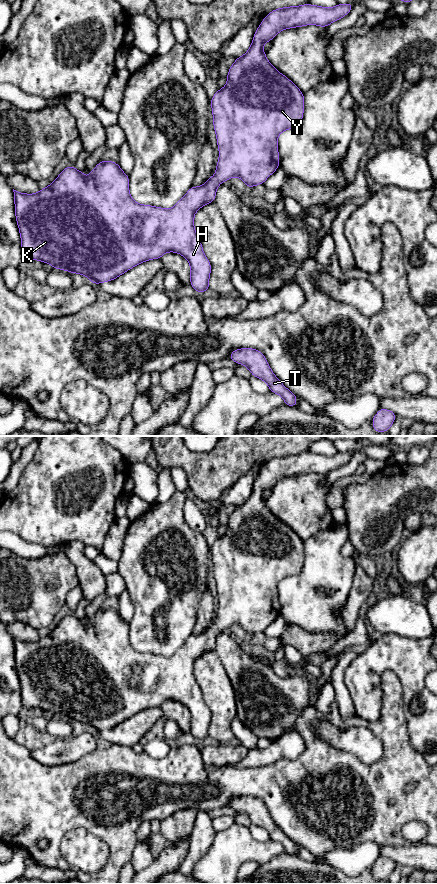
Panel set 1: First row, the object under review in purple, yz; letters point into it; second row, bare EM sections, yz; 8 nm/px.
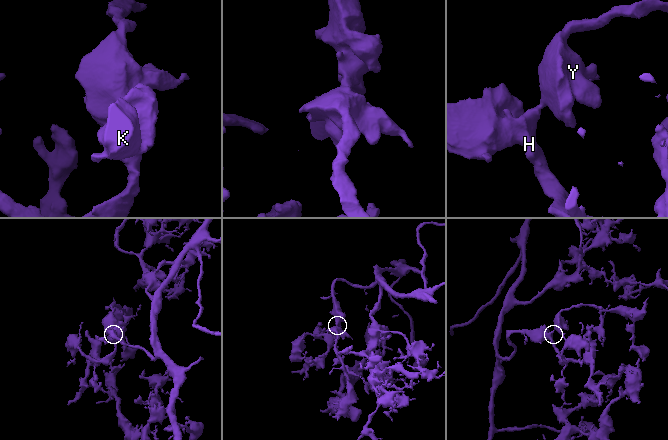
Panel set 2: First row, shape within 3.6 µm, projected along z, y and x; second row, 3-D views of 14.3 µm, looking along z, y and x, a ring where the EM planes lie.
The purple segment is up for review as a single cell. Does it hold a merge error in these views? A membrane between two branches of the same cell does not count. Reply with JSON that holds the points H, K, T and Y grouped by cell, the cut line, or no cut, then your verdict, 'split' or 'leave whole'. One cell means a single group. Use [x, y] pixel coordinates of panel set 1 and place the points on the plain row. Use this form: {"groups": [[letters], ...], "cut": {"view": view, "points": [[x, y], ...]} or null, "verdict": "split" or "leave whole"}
{"groups": [["H", "K", "T", "Y"]], "cut": null, "verdict": "leave whole"}

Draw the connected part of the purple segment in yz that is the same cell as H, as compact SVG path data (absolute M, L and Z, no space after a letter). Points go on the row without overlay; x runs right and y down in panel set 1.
M353 451L346 452L338 452L332 456L326 456L322 454L316 454L311 452L304 452L301 454L290 454L286 456L278 456L271 459L266 465L263 467L259 475L257 476L253 489L251 491L250 497L241 505L235 506L235 510L232 514L230 514L228 523L227 523L227 532L224 536L218 537L217 540L212 545L210 552L212 555L213 562L213 573L215 577L215 582L217 586L218 598L219 598L219 608L216 613L216 620L214 624L211 624L202 634L195 635L192 634L185 642L185 644L179 648L174 655L171 657L165 657L161 655L155 655L152 653L142 653L135 650L129 640L129 623L125 622L118 611L115 611L111 608L108 609L100 609L96 615L91 619L89 625L86 627L84 624L84 619L77 619L73 613L70 613L63 617L60 623L46 636L40 637L38 641L35 642L25 642L18 640L13 637L14 640L14 651L15 651L15 664L17 668L17 673L19 675L19 681L21 684L21 699L23 706L27 708L40 708L43 711L48 711L53 714L54 717L65 718L71 721L77 721L84 724L87 724L90 730L93 732L101 732L103 730L109 730L123 721L127 720L131 716L152 707L161 707L164 701L166 700L175 700L181 702L185 705L191 716L190 720L190 733L196 738L196 740L202 741L204 739L209 739L209 725L211 722L211 711L204 703L203 695L200 690L200 687L194 676L194 663L195 661L204 653L208 651L212 651L215 649L216 638L217 635L224 629L230 628L234 624L238 624L250 637L259 632L264 632L266 627L273 622L276 617L280 614L280 609L278 607L278 584L285 578L295 576L300 574L303 561L304 561L304 541L300 539L300 537L290 529L284 522L278 520L274 514L267 508L266 501L263 499L263 492L271 489L274 485L282 478L289 476L296 476L307 473L317 473L320 475L327 475L329 472L343 466L346 464L351 457L353 456Z

